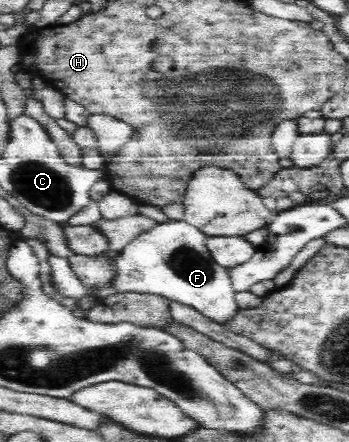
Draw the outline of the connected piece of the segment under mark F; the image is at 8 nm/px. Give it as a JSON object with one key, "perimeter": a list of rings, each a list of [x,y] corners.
{"perimeter":[[[169,219],[162,223],[158,222],[150,231],[140,234],[134,238],[117,257],[117,266],[119,269],[118,277],[113,283],[113,288],[123,292],[134,293],[153,293],[168,300],[188,305],[208,317],[211,321],[218,324],[232,323],[241,307],[235,298],[233,289],[233,278],[230,277],[228,268],[218,265],[210,255],[206,247],[208,236],[202,233],[194,225],[190,225],[186,220]]]}

